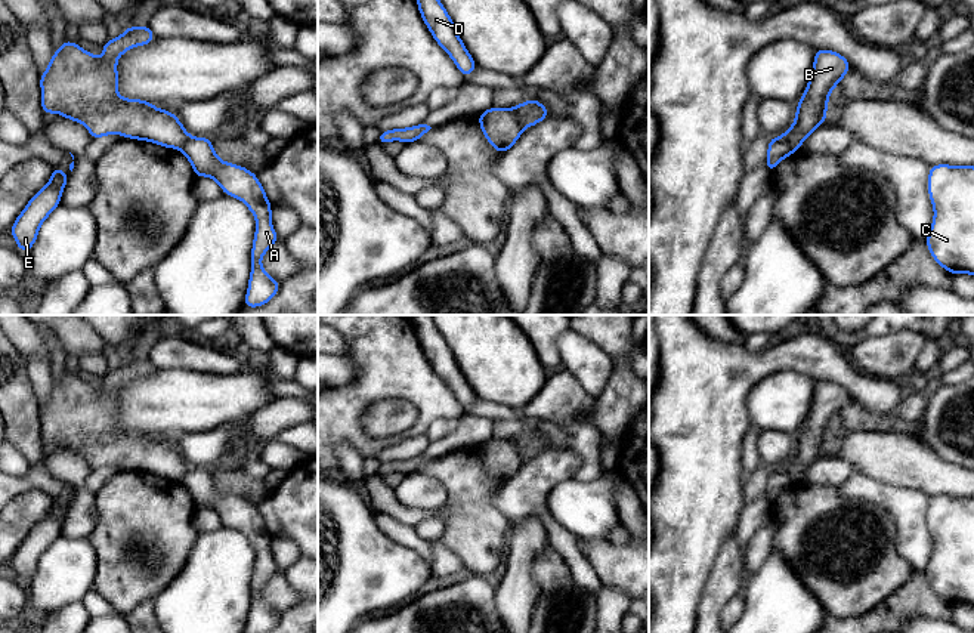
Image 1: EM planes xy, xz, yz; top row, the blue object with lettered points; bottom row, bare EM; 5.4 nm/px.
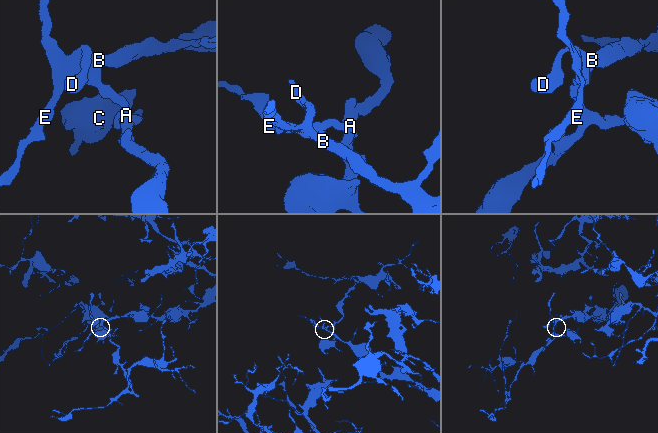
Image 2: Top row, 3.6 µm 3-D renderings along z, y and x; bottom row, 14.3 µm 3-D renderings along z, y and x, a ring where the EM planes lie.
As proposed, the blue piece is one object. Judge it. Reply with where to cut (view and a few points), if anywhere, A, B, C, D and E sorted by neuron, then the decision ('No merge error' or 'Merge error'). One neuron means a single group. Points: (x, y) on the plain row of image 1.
Split along xz (510, 441), (523, 459). Groups: A C / B D E. Merge error

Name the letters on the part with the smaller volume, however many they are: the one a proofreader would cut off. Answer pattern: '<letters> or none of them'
A, C

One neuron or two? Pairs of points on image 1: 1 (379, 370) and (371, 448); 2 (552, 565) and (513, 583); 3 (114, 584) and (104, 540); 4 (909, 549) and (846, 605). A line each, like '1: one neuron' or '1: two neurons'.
1: one neuron
2: two neurons
3: one neuron
4: two neurons

